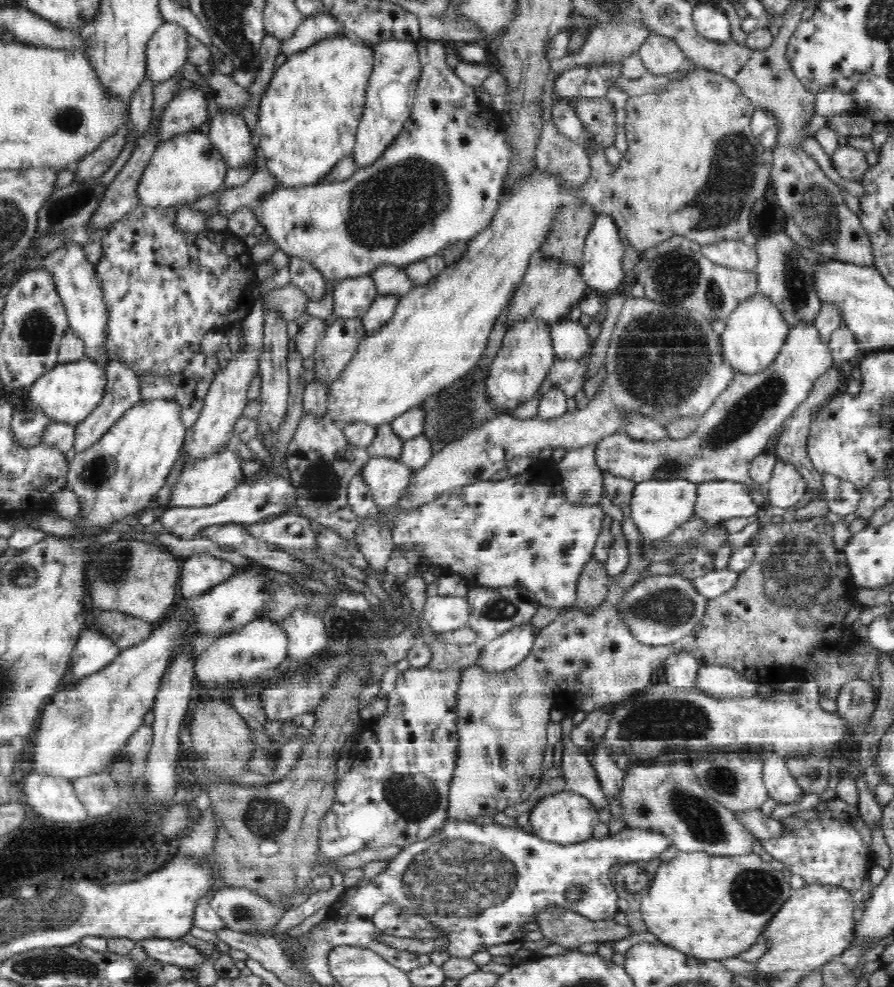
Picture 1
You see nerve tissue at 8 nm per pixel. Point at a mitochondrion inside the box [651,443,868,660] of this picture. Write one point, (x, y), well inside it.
(795, 573)

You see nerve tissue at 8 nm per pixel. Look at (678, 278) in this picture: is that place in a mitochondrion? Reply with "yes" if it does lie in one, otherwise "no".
yes

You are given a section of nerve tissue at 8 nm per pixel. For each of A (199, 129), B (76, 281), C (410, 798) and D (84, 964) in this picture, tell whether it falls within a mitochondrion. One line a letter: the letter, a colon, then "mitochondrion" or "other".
A: other
B: other
C: mitochondrion
D: mitochondrion

